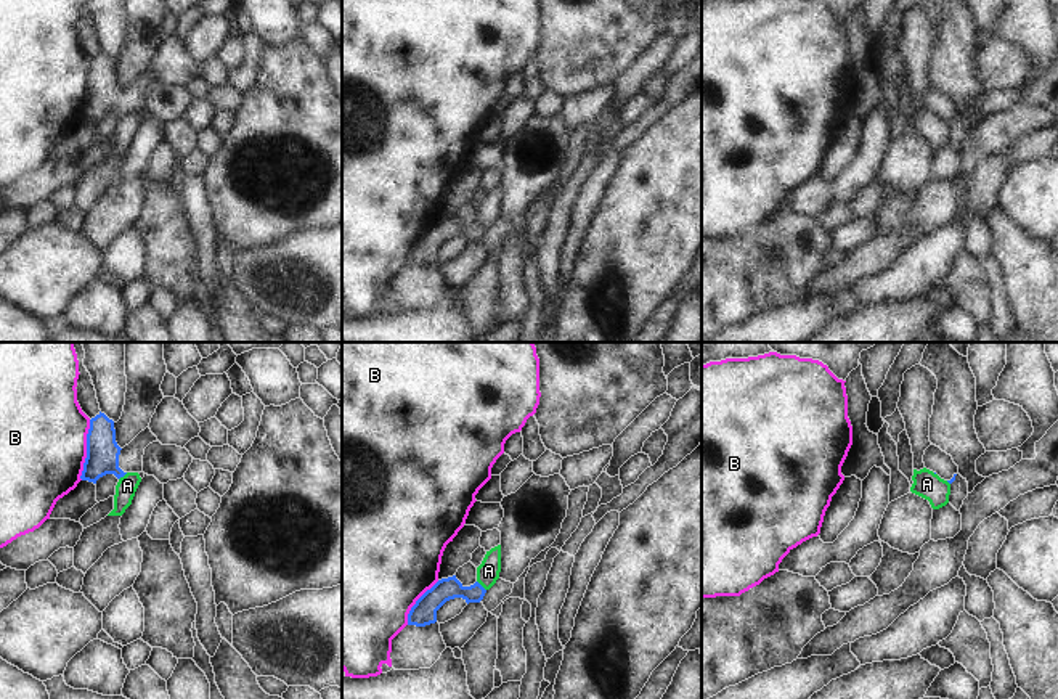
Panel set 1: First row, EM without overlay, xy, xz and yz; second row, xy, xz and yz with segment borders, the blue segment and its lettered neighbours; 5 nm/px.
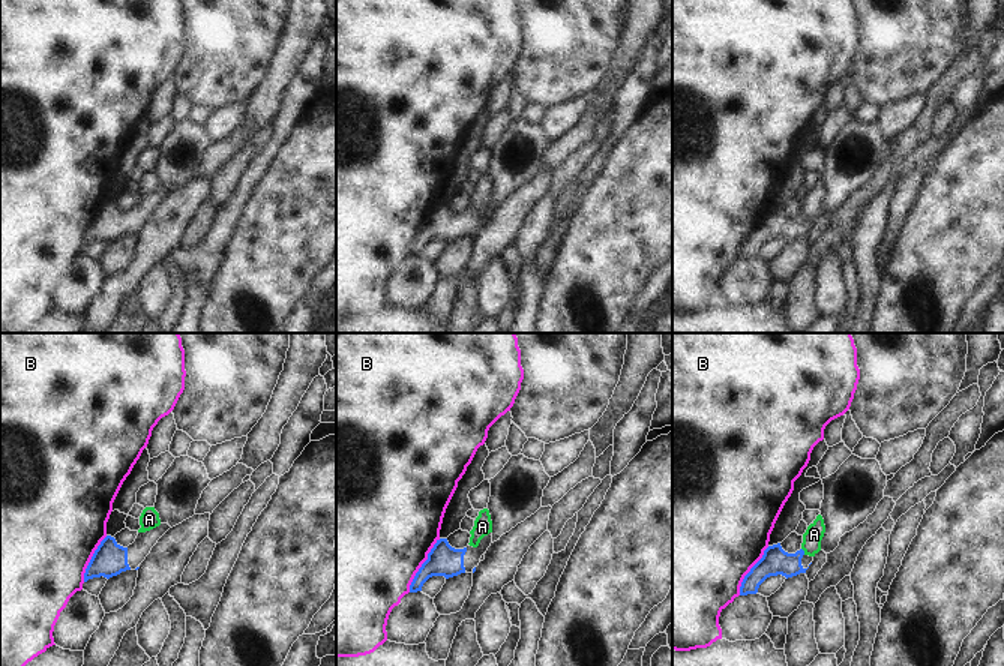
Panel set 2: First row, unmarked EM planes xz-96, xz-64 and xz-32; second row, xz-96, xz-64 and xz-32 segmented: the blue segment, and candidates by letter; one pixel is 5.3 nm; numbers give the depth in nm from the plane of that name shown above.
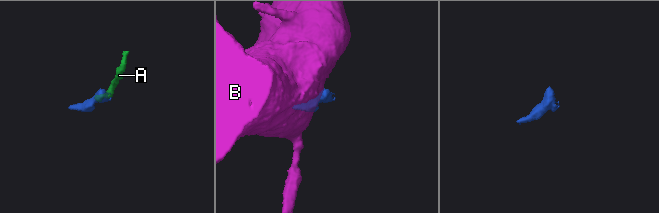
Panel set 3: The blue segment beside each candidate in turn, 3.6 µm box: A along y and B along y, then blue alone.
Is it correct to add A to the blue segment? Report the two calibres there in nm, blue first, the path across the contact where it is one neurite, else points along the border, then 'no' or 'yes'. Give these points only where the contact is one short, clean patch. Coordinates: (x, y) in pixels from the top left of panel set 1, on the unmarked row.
110 nm thick on the blue side, 110 nm on the other; border along xz (477, 220), (485, 230); no

